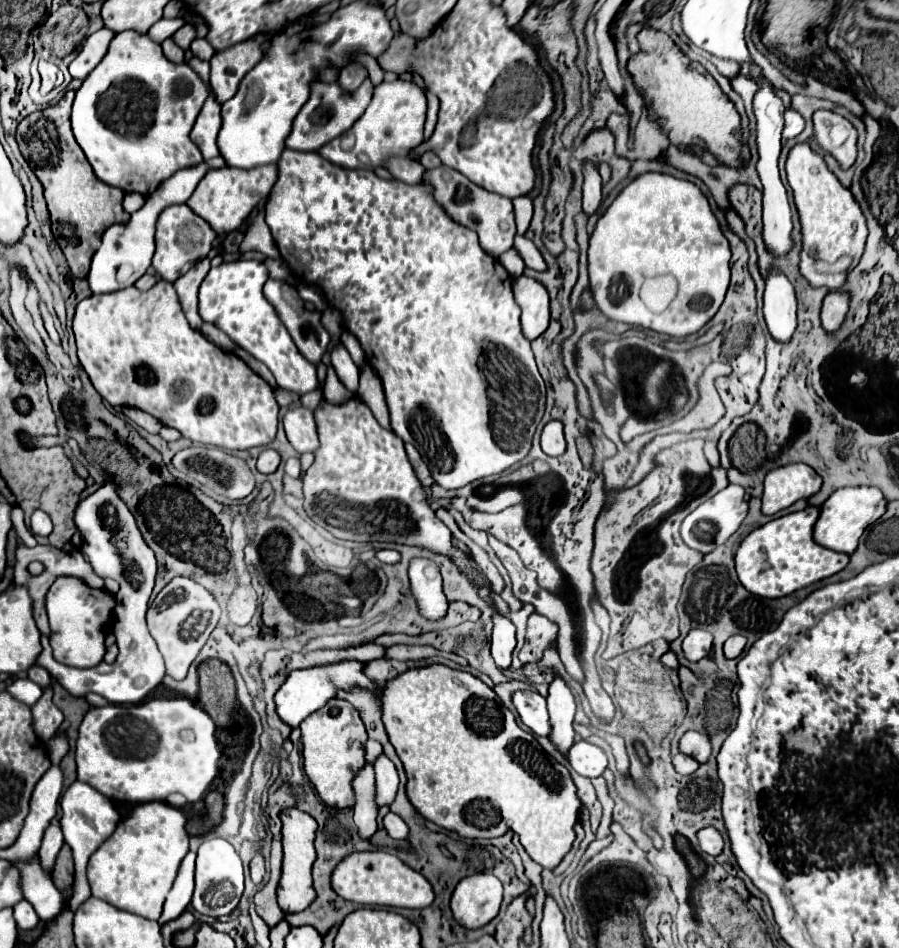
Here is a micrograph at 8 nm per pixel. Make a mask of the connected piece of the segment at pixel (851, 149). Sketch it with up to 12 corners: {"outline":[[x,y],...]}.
{"outline":[[831,110],[813,114],[817,142],[841,168],[857,156],[857,130]]}

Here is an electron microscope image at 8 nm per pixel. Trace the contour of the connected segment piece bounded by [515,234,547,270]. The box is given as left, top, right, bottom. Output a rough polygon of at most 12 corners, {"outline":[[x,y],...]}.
{"outline":[[515,236],[515,250],[527,268],[547,268],[537,246]]}

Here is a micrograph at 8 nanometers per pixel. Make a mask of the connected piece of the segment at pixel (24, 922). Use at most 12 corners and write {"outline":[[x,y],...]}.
{"outline":[[23,900],[13,906],[19,930],[35,928],[39,918]]}

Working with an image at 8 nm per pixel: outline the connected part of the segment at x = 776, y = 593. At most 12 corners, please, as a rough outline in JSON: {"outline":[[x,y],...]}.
{"outline":[[817,506],[759,526],[735,566],[751,594],[781,598],[847,566],[813,540]]}

